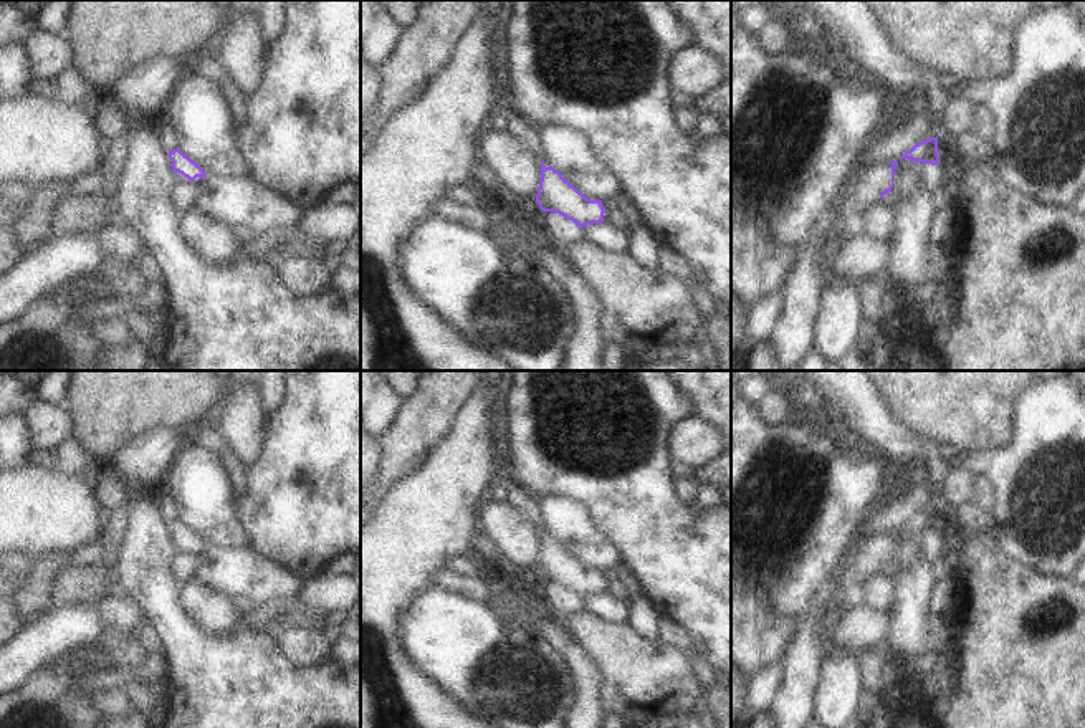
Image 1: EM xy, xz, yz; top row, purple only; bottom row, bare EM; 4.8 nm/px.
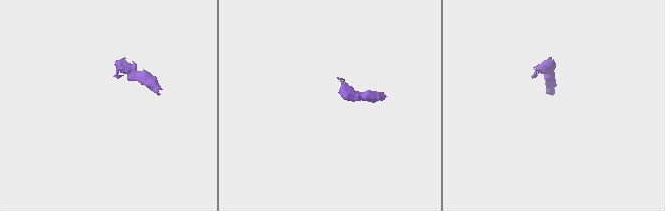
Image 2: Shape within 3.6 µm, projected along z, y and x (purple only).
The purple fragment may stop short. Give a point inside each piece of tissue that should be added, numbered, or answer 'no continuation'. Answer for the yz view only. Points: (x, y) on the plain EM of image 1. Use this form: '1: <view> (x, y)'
1: yz (860, 563)

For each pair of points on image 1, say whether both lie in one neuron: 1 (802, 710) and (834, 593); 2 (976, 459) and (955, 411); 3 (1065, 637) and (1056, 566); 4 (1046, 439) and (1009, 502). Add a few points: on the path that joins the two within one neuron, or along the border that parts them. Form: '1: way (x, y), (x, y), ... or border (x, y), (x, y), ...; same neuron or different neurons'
1: way (802, 680), (802, 657), (812, 622); same neuron
2: border (1009, 437), (981, 450), (960, 452); different neurons
3: border (1021, 563), (1037, 573), (1067, 579); different neurons
4: way (1046, 454), (1046, 465), (1024, 487); same neuron

